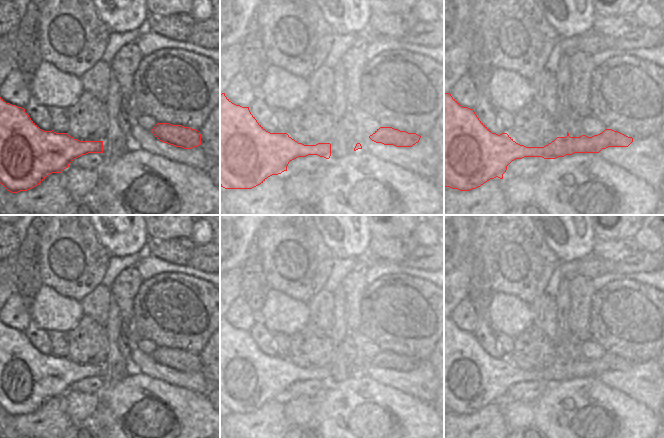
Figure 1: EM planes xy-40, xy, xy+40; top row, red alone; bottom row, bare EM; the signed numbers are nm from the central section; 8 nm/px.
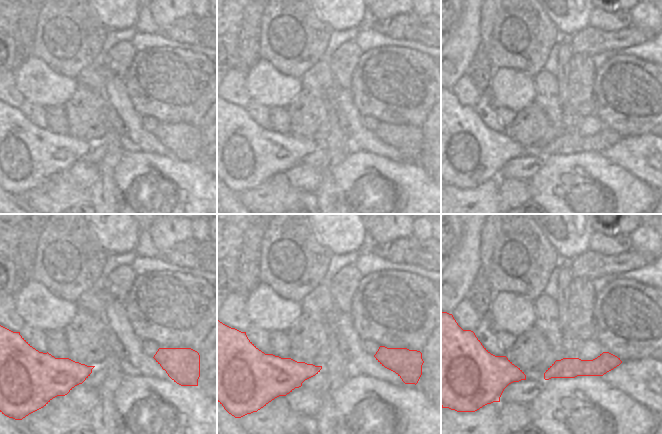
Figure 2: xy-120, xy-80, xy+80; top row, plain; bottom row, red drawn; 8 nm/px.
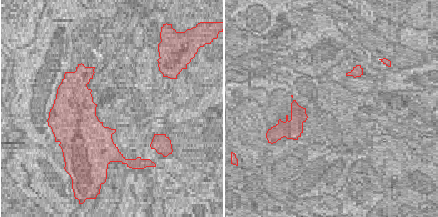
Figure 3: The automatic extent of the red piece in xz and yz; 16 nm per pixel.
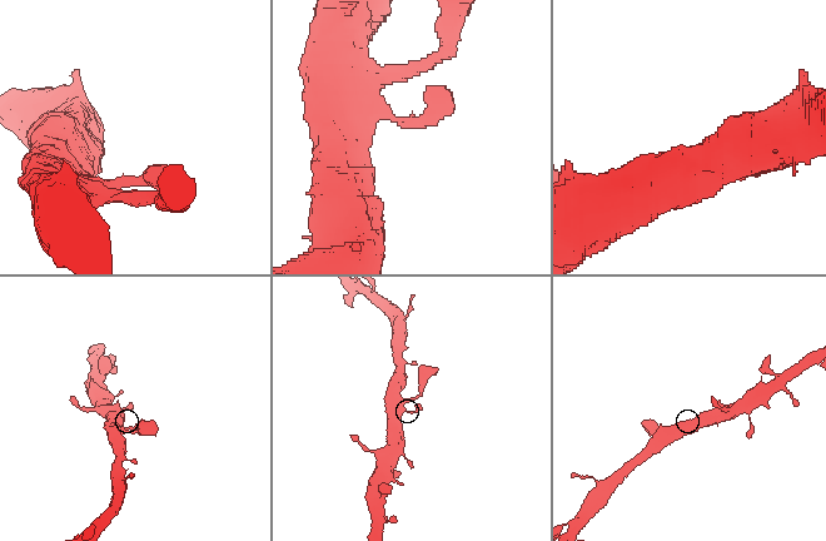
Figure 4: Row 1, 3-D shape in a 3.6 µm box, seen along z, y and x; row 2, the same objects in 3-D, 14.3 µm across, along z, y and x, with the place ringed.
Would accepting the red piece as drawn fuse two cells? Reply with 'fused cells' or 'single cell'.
single cell

